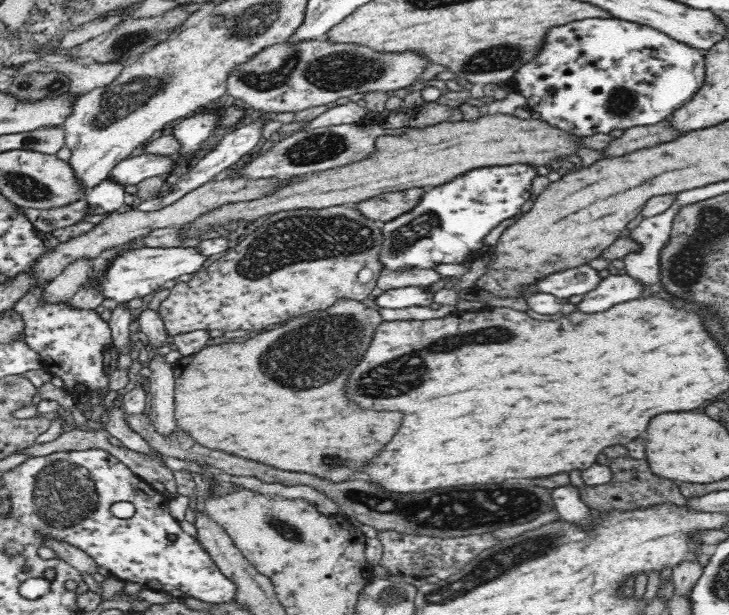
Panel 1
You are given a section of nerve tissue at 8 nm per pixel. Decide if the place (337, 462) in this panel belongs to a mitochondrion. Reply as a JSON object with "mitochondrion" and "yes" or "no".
{"mitochondrion":"yes"}

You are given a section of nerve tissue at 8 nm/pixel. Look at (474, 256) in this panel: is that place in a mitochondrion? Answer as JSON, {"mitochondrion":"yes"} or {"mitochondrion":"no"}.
{"mitochondrion":"no"}

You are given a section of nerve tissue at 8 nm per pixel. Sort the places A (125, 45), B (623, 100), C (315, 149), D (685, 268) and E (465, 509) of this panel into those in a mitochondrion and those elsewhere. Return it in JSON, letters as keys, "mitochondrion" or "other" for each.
{"A":"mitochondrion","B":"mitochondrion","C":"mitochondrion","D":"mitochondrion","E":"mitochondrion"}

